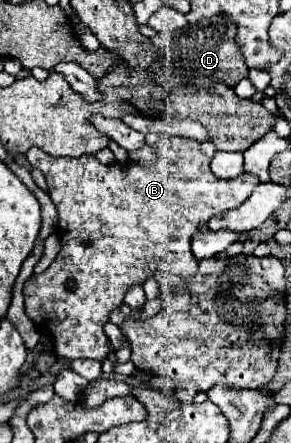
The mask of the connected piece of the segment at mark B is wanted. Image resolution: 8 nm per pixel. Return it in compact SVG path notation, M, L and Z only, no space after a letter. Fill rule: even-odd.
M161 133L155 145L158 159L151 165L132 161L102 165L94 155L82 155L78 159L52 157L38 147L28 149L26 159L32 167L40 169L48 183L48 195L58 209L58 237L62 251L54 263L40 275L32 275L24 283L24 311L38 327L38 333L52 339L52 353L60 359L92 359L104 361L110 351L104 325L110 321L110 313L122 307L126 291L134 285L142 285L154 277L154 271L166 271L182 279L196 275L198 261L190 251L190 241L198 233L200 225L208 219L238 207L252 195L260 179L252 173L242 173L236 179L218 179L210 171L210 157L200 149L200 143L180 135ZM180 141L188 141L188 151L182 151ZM66 281L74 281L76 289L68 291Z

